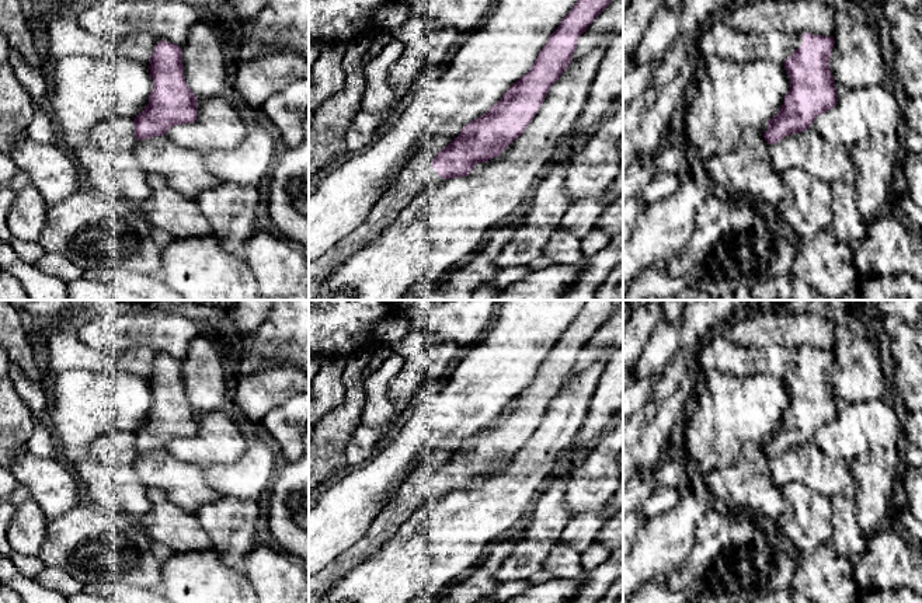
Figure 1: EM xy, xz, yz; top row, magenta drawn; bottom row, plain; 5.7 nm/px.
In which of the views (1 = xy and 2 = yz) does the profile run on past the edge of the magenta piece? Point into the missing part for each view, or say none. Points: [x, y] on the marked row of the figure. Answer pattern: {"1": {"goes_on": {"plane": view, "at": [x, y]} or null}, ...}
{"1": {"goes_on": null}, "2": {"goes_on": null}}

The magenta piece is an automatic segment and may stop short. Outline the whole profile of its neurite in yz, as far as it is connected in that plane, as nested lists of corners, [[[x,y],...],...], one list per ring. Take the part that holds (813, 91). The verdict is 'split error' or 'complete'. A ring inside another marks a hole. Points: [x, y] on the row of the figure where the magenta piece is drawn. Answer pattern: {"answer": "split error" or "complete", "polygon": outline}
{"answer": "complete", "polygon": [[[806,32],[803,45],[786,60],[790,90],[777,115],[768,122],[763,137],[769,144],[807,130],[818,115],[835,108],[838,94],[829,67],[834,45],[834,36]]]}

